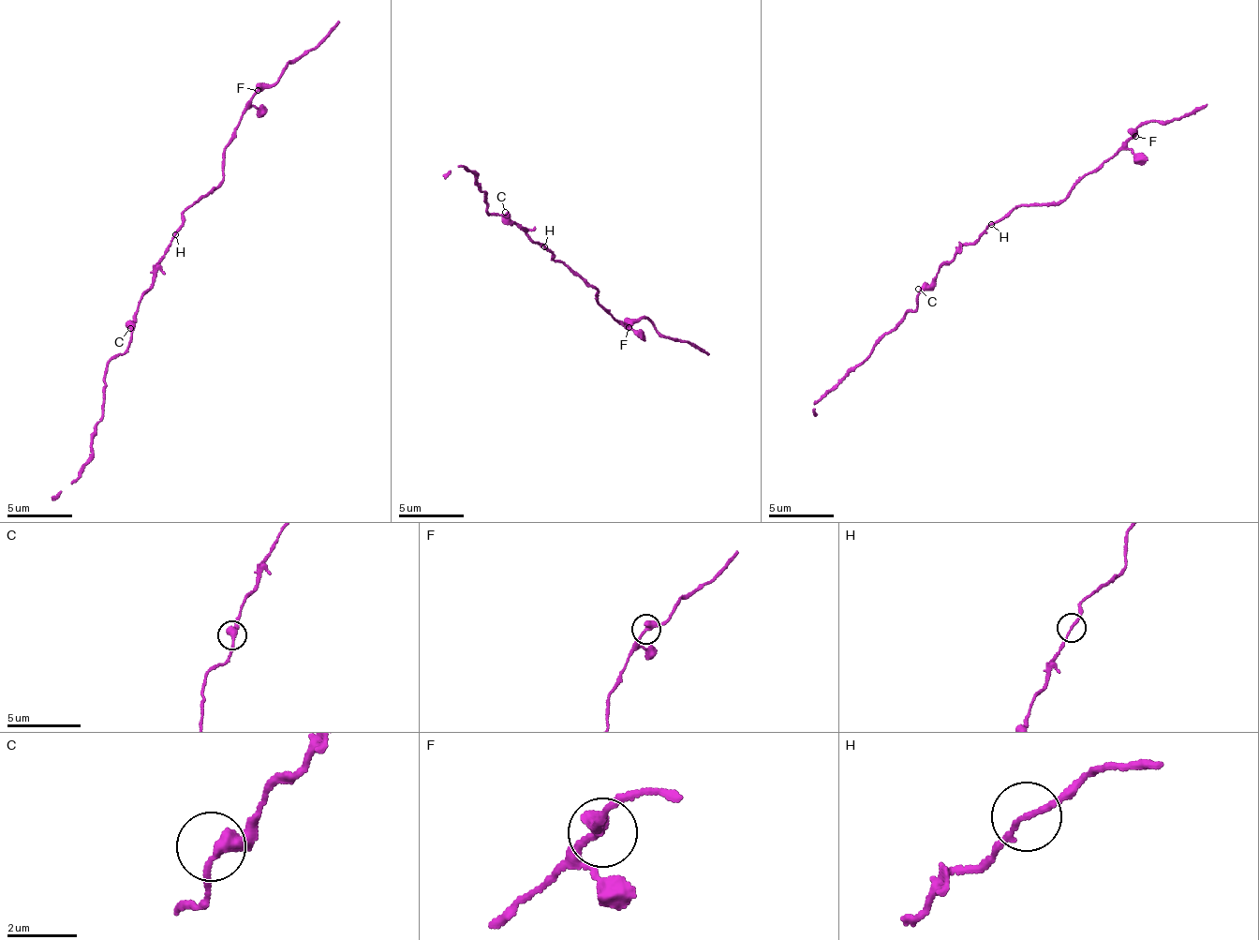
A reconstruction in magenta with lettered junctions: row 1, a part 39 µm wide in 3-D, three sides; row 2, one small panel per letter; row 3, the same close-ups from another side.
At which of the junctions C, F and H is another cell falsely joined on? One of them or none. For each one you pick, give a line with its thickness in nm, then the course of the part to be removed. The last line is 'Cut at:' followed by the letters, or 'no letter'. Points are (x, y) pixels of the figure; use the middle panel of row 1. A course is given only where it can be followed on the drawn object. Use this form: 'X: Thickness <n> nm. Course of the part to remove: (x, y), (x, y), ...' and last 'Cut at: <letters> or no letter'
Cut at: no letter

